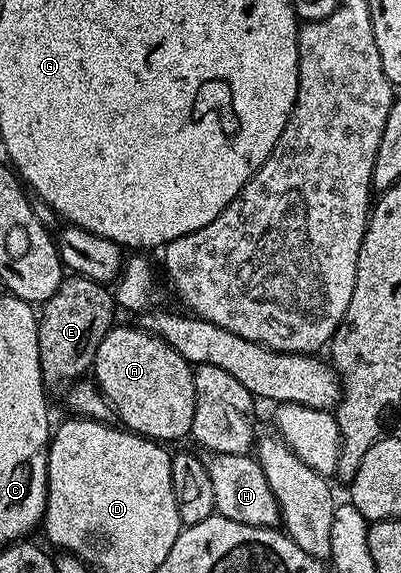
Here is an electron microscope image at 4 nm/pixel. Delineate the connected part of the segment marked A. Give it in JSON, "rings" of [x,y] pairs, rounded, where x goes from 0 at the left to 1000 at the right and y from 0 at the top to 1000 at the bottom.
{"rings":[[[289,567],[242,602],[232,661],[269,705],[292,726],[294,736],[319,752],[354,759],[362,766],[416,770],[406,766],[466,766],[481,742],[481,714],[486,712],[486,651],[479,635],[441,616],[394,585],[374,583],[354,574],[334,578],[327,571]]]}

